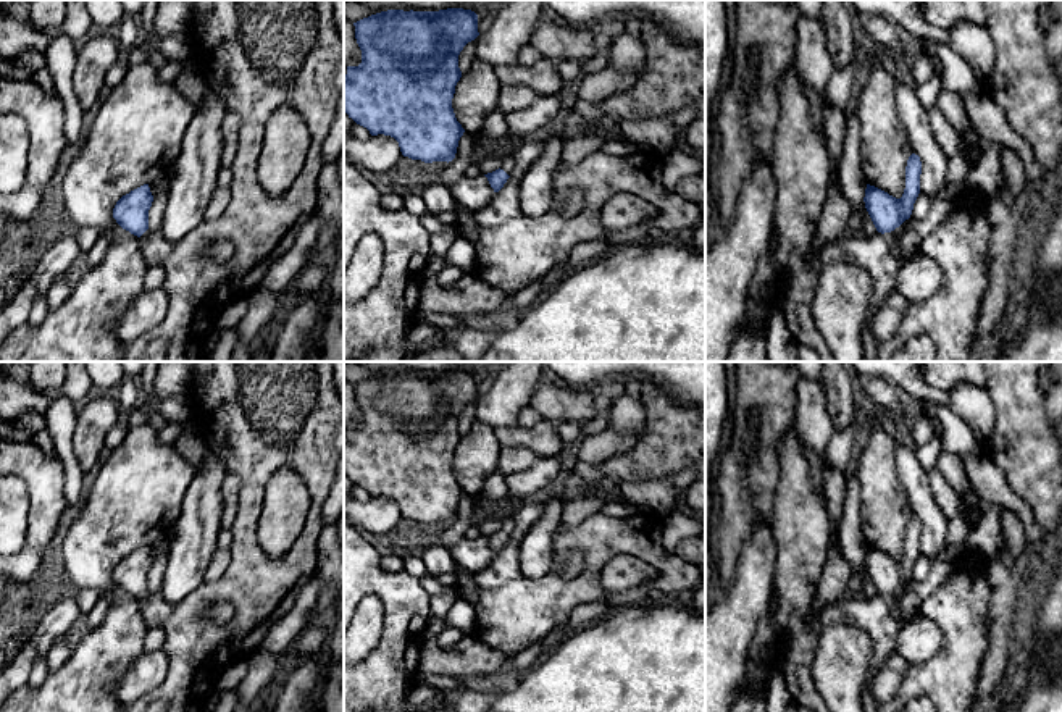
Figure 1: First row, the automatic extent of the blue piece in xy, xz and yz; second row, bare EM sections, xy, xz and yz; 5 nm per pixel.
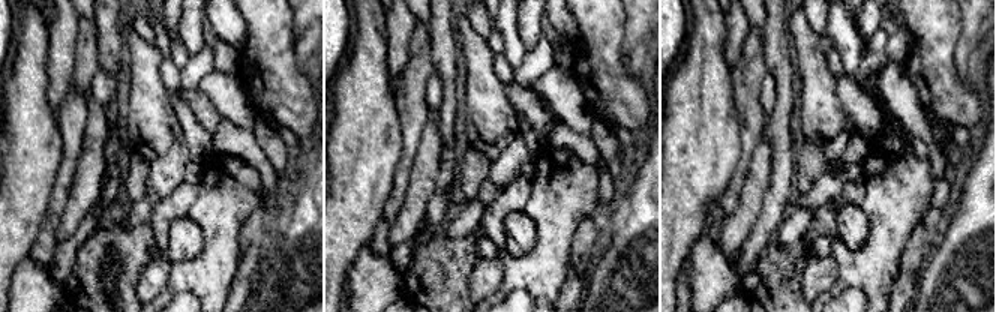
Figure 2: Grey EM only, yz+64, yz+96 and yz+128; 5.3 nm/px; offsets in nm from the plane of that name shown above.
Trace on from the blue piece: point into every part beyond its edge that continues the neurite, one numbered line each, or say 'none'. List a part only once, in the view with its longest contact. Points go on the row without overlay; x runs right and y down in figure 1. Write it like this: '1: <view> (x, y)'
1: xz (509, 525)

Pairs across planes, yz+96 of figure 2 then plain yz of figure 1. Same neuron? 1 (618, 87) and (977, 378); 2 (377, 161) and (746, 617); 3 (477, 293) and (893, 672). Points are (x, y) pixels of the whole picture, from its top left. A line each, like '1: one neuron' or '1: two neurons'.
1: two neurons
2: one neuron
3: one neuron

